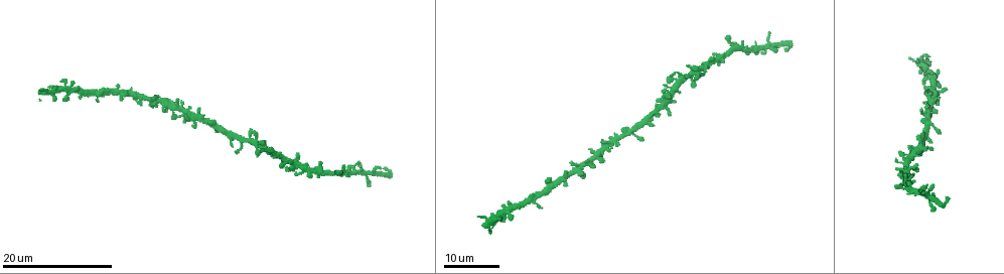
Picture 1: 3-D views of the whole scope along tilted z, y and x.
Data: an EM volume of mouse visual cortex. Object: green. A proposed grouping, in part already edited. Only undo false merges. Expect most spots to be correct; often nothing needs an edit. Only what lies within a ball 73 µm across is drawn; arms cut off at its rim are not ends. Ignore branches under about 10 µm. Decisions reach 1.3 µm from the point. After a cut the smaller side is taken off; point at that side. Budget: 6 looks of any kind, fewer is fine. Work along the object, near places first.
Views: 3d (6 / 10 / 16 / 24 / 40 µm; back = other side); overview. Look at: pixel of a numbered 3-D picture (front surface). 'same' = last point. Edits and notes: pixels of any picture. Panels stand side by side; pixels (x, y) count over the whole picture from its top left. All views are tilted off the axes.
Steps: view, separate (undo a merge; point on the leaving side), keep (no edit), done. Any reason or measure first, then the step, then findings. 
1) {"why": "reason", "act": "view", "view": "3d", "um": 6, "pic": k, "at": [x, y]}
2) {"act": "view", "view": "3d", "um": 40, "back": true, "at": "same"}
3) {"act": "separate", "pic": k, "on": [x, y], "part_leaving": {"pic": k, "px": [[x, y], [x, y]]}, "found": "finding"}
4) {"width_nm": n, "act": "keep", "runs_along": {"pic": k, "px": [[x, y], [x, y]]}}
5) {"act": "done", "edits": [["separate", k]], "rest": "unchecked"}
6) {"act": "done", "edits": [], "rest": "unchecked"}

{"why": "calibre changes", "act": "view", "view": "3d", "um": 16, "pic": 1, "at": [108, 93]}

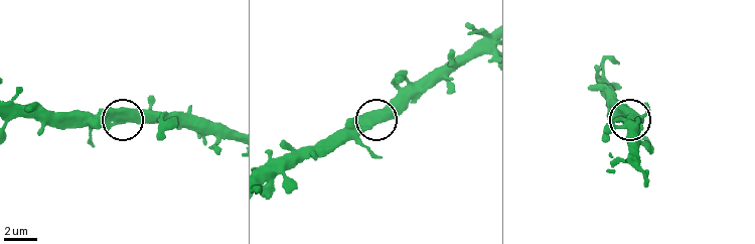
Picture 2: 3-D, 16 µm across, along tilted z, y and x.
{"act": "view", "view": "3d", "um": 6, "pic": 2, "at": [378, 116]}

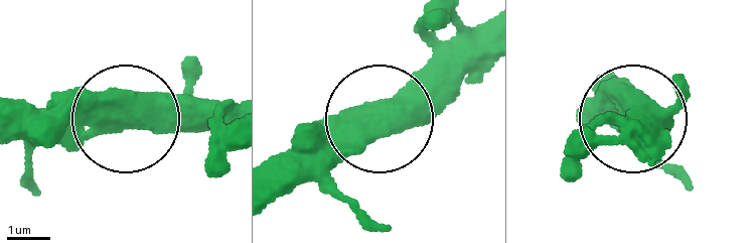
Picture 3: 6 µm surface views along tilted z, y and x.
{"act": "keep", "found": "continuous, no second neuron"}

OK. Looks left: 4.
{"why": "a narrow waist", "act": "view", "view": "3d", "um": 24, "pic": 1, "at": [510, 207]}

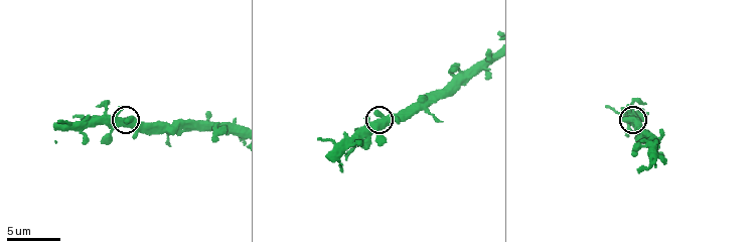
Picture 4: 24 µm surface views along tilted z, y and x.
{"act": "view", "view": "3d", "um": 6, "pic": 4, "at": [383, 124]}

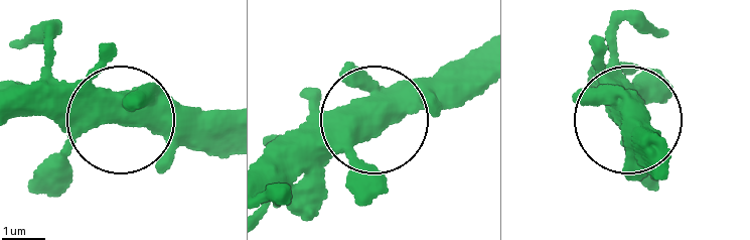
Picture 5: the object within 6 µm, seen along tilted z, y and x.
{"act": "keep", "runs_along": {"pic": 5, "px": [[222, 131], [13, 115]]}, "found": "one neuron here"}

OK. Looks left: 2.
{"why": "sudden change in width", "act": "view", "view": "3d", "um": 16, "pic": 1, "at": [914, 189]}

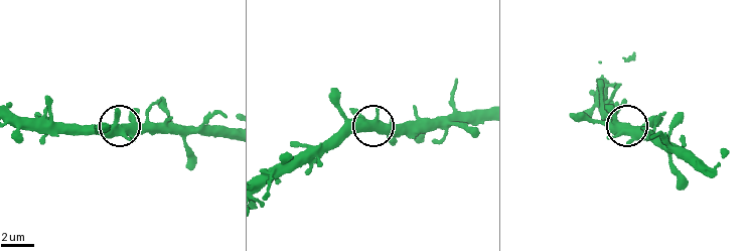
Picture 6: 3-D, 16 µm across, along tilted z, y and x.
{"act": "view", "view": "3d", "um": 6, "pic": 6, "at": [371, 128]}

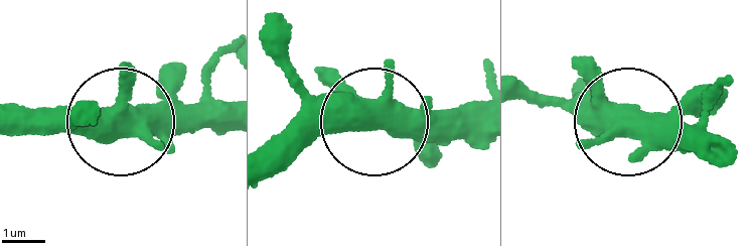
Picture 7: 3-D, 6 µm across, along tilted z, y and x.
{"arms": 3, "act": "keep", "found": "one neuron here"}

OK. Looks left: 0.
{"act": "done", "edits": [], "rest": "unchecked"}

